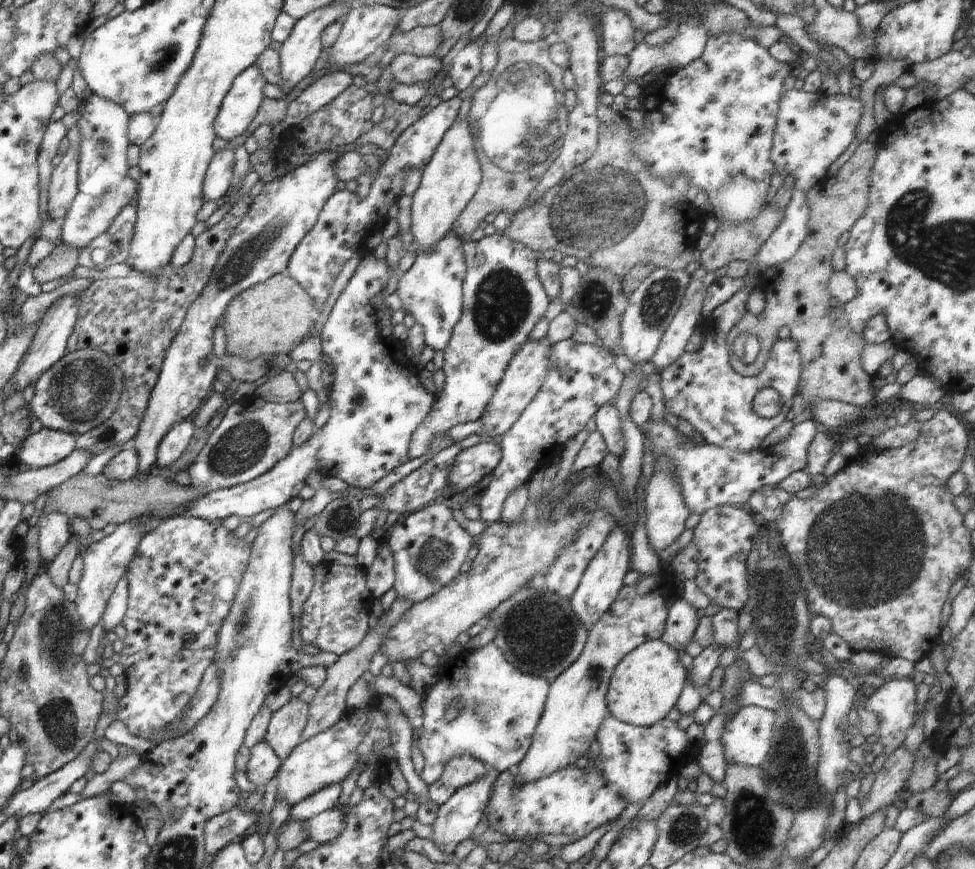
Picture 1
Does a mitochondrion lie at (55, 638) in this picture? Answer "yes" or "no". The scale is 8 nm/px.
yes

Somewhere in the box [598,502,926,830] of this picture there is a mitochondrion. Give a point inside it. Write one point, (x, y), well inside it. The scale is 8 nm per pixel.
(775, 608)

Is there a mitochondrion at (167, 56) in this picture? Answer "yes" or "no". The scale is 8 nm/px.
yes

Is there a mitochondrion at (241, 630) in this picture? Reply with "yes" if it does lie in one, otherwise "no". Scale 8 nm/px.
yes

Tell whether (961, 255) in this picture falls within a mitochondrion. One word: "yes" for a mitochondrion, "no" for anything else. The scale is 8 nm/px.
yes

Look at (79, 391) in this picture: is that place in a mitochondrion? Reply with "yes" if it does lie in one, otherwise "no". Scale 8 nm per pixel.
yes

